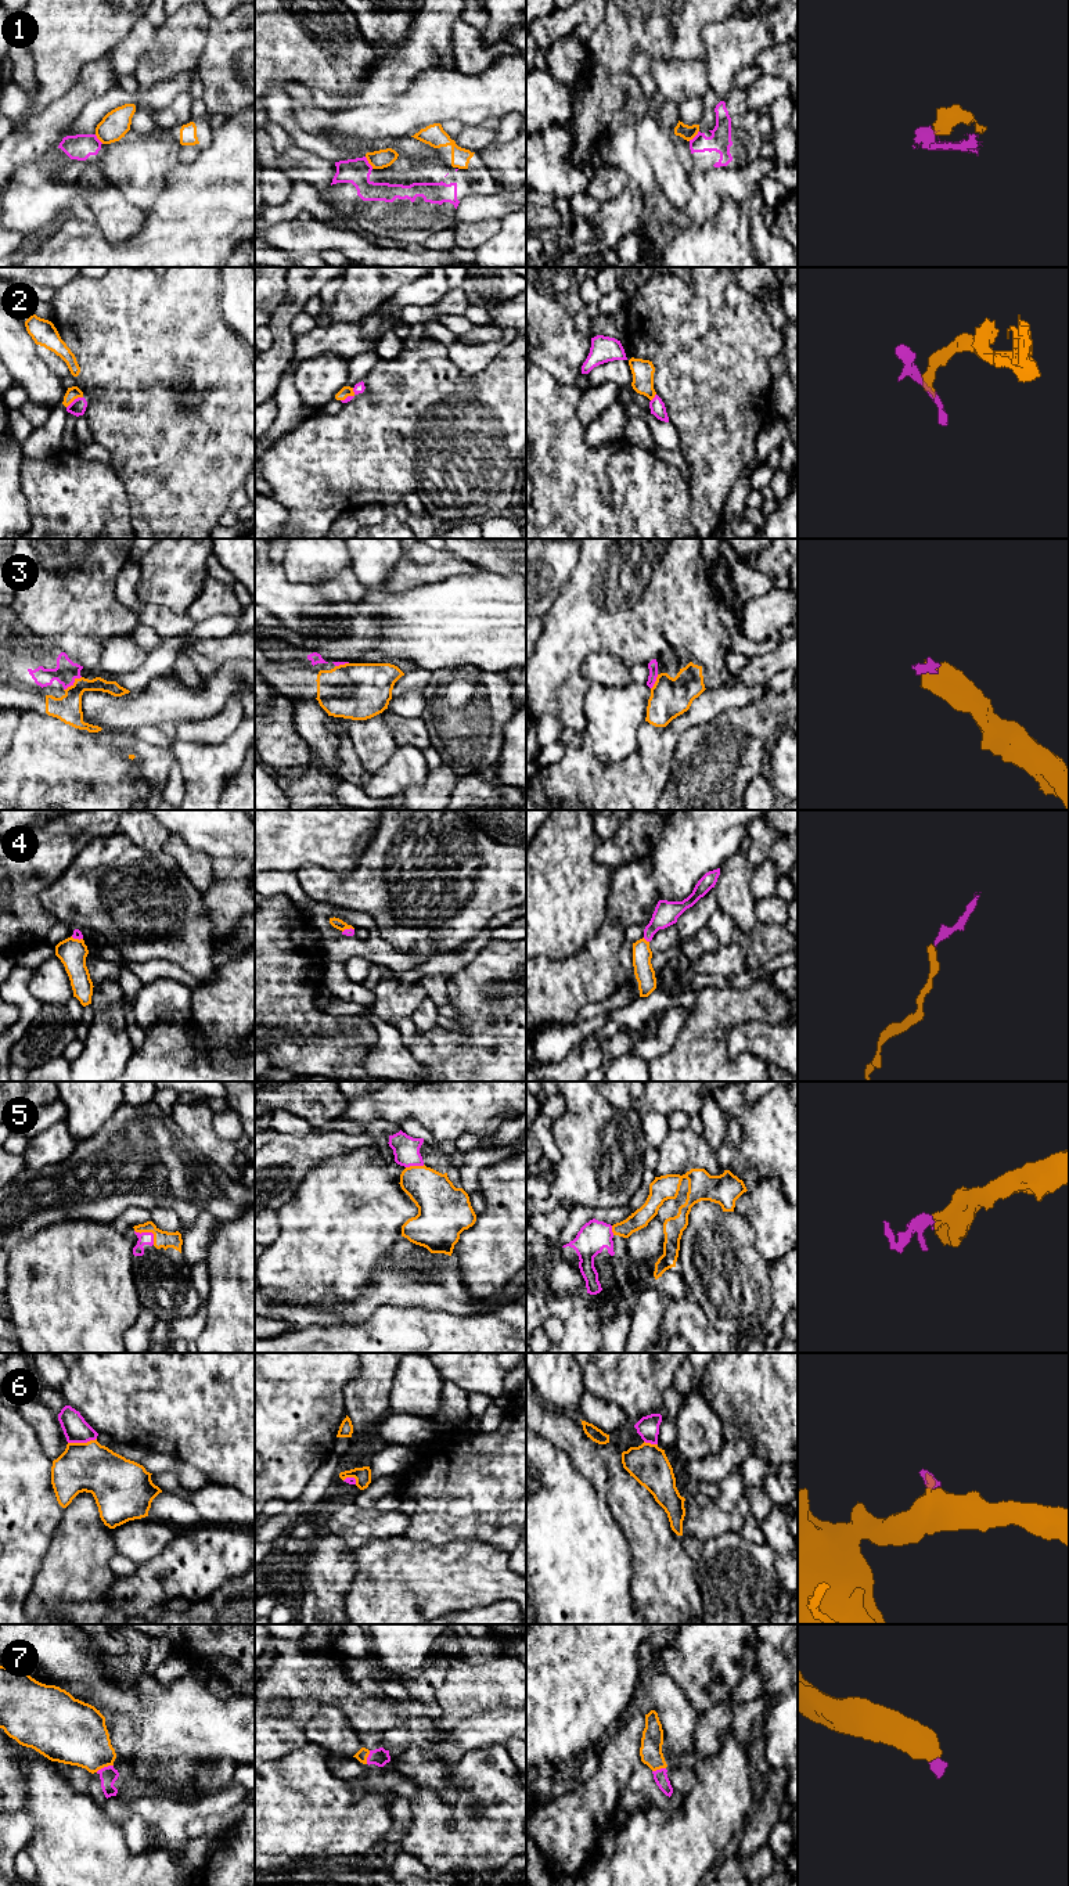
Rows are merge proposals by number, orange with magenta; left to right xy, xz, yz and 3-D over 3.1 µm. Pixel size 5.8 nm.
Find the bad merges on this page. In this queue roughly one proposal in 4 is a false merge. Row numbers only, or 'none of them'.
1

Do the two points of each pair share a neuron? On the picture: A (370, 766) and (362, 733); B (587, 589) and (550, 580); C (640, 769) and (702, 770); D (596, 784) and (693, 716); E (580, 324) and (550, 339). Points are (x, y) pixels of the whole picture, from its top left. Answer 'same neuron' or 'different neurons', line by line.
A: same neuron
B: different neurons
C: different neurons
D: same neuron
E: different neurons

